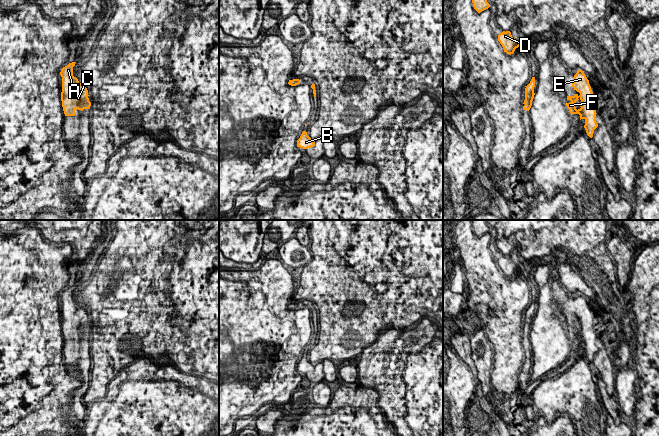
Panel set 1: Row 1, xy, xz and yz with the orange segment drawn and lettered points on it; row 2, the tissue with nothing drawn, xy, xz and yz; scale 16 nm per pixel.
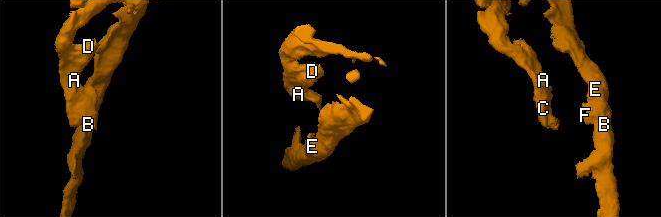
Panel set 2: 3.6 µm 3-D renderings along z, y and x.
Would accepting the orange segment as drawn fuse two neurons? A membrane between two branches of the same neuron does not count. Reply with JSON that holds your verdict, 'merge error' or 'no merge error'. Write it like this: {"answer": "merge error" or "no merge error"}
{"answer": "no merge error"}

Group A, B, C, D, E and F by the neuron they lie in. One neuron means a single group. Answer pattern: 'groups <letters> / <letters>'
groups A B C D E F

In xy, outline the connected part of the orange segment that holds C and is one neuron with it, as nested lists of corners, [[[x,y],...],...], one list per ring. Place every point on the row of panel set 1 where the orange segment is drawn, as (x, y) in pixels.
[[[69,63],[60,72],[62,77],[61,101],[65,116],[75,116],[76,109],[83,111],[84,109],[90,109],[91,106],[86,85],[81,84],[73,76],[75,63]]]

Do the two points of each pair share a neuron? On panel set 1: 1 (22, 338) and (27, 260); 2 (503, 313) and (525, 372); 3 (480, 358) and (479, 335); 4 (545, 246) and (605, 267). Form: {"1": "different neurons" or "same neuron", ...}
{"1": "same neuron", "2": "different neurons", "3": "same neuron", "4": "same neuron"}

